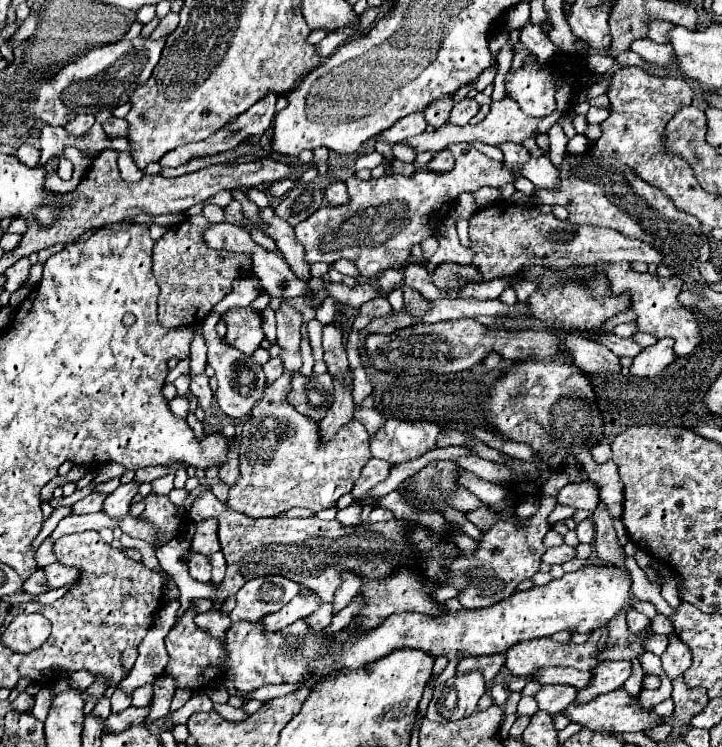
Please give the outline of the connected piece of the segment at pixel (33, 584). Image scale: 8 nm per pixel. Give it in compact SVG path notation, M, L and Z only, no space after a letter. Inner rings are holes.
M28 578L26 582L24 582L24 592L28 592L28 594L32 594L32 596L38 596L38 594L44 594L44 592L48 592L48 586L46 584L38 584L40 582L40 578Z

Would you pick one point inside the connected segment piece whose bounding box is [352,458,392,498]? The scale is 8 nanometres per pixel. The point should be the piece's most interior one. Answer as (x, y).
(376, 470)

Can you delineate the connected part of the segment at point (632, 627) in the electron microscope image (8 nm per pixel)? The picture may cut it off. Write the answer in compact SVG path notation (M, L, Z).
M630 610L630 612L628 612L628 630L630 630L632 634L640 632L646 624L648 624L648 618L646 618L644 614L640 614L640 612L636 612L636 610Z

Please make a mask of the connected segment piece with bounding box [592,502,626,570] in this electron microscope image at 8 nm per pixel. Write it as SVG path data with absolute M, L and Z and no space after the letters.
M602 502L596 506L596 510L592 512L592 522L596 524L596 536L594 536L594 550L598 554L598 558L604 564L610 566L622 566L622 570L626 570L624 566L624 550L616 540L616 530L612 526L610 516L606 514L606 508L602 506Z

